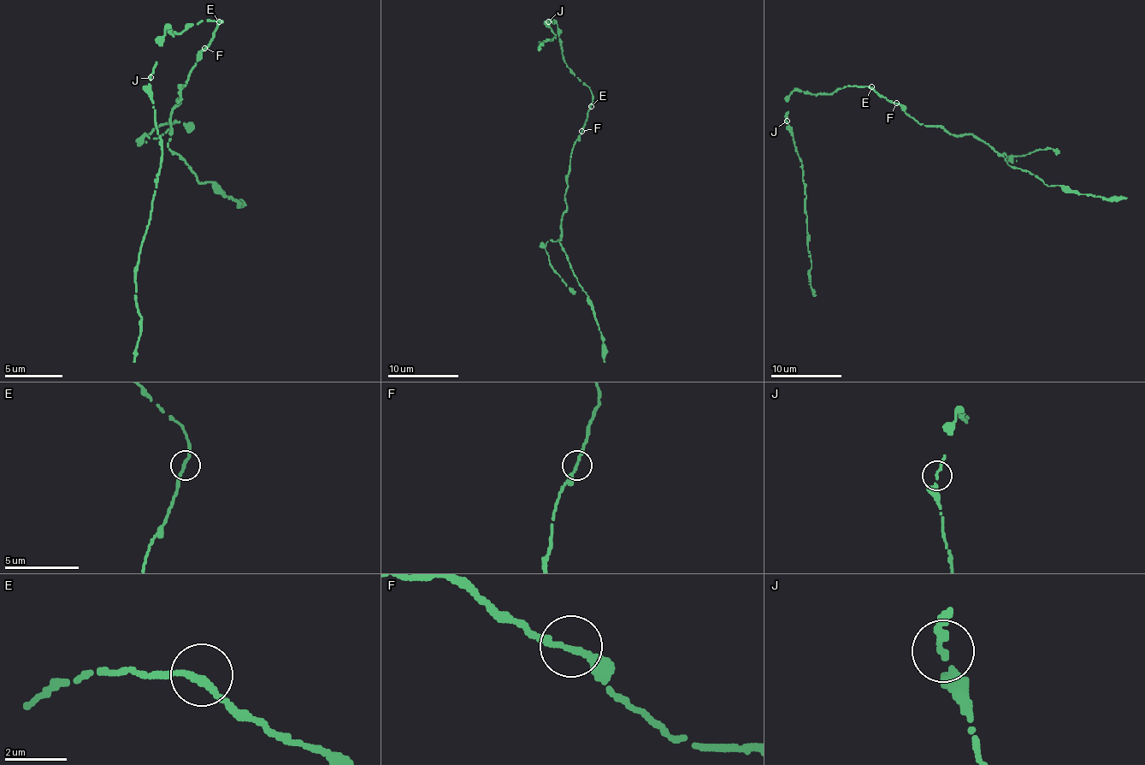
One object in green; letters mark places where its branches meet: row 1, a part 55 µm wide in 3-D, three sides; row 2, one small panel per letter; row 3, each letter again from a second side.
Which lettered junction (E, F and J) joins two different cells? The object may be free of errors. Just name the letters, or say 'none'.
J

